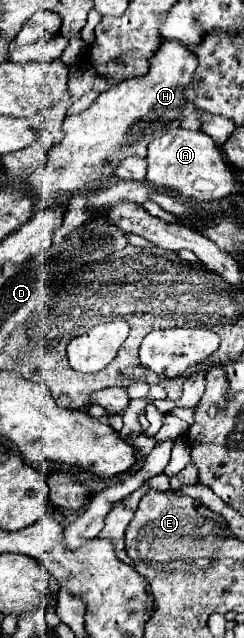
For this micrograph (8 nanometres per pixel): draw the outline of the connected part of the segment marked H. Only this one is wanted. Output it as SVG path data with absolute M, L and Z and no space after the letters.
M162 38L162 44L150 58L148 74L126 80L110 92L102 92L90 108L64 118L64 138L52 146L46 164L28 176L28 190L44 200L70 196L76 190L96 190L100 182L114 176L114 166L122 158L144 158L146 146L152 140L180 126L180 122L196 110L196 86L192 82L196 62L196 54L184 44Z

